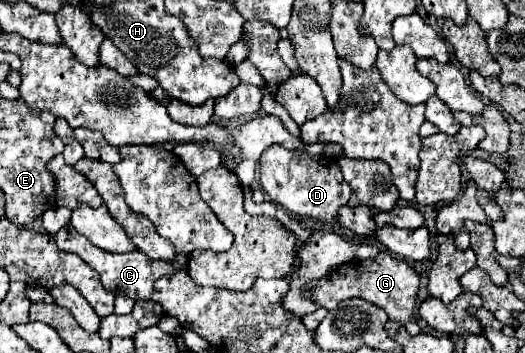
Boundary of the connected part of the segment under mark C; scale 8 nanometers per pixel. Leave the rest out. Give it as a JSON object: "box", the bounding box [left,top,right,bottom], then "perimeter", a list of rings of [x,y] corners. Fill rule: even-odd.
{"box":[55,226,187,300],"perimeter":[[[63,226],[57,234],[55,234],[57,246],[65,252],[73,252],[79,258],[83,258],[93,270],[97,270],[101,274],[101,282],[105,286],[107,292],[113,292],[115,296],[127,296],[127,298],[135,298],[135,300],[149,300],[151,298],[151,290],[153,290],[153,282],[159,280],[165,274],[173,274],[177,270],[183,270],[187,266],[187,256],[177,254],[173,260],[169,262],[161,262],[161,260],[151,260],[147,258],[141,250],[135,252],[127,252],[127,254],[113,254],[113,252],[103,252],[101,248],[93,246],[87,238],[83,238],[75,228],[71,226]]]}

